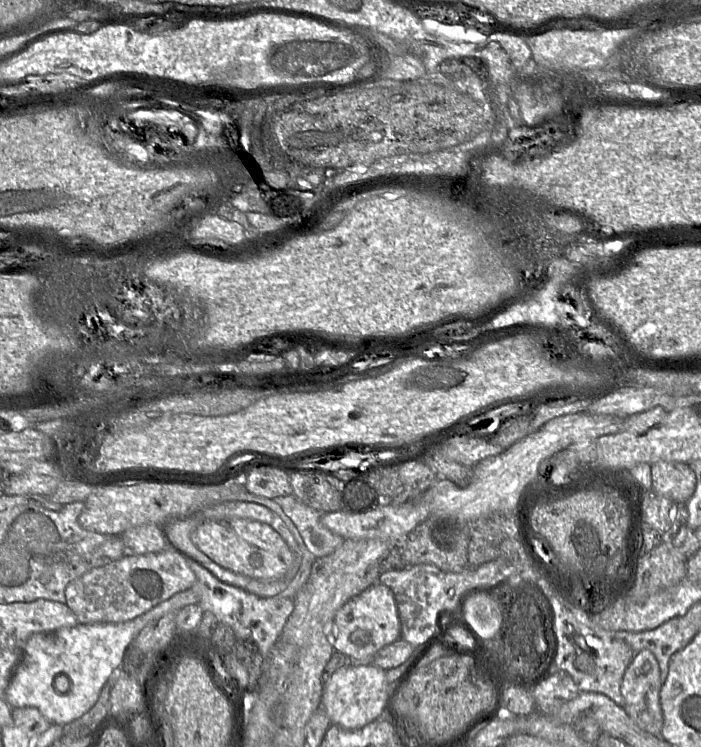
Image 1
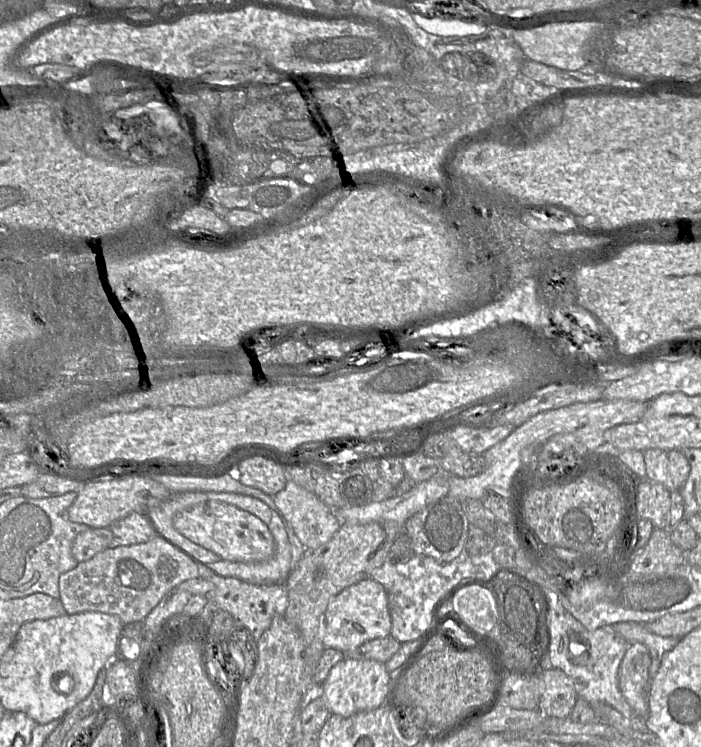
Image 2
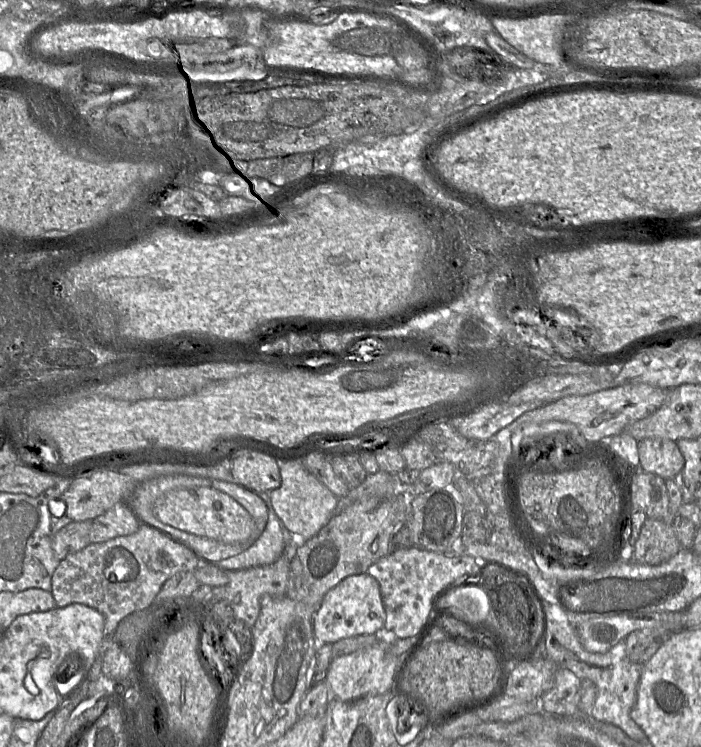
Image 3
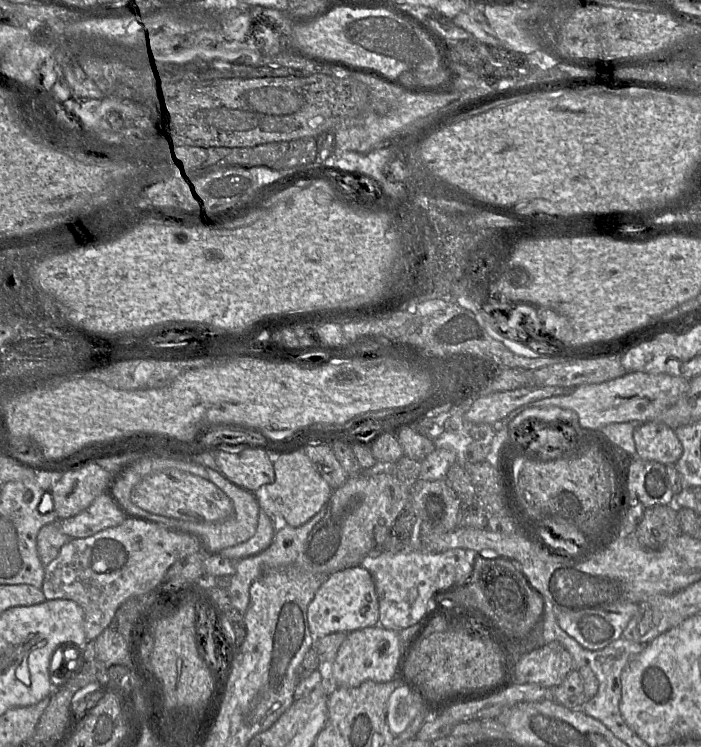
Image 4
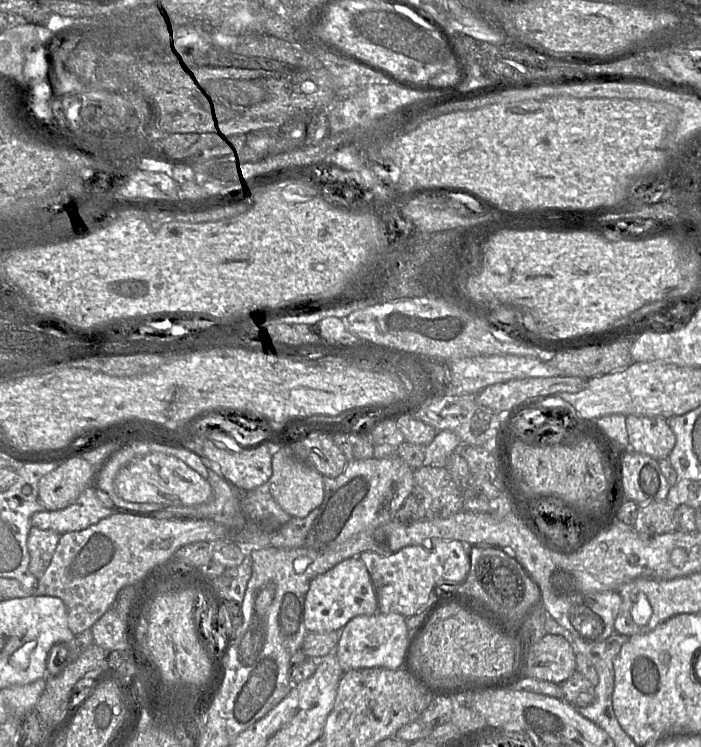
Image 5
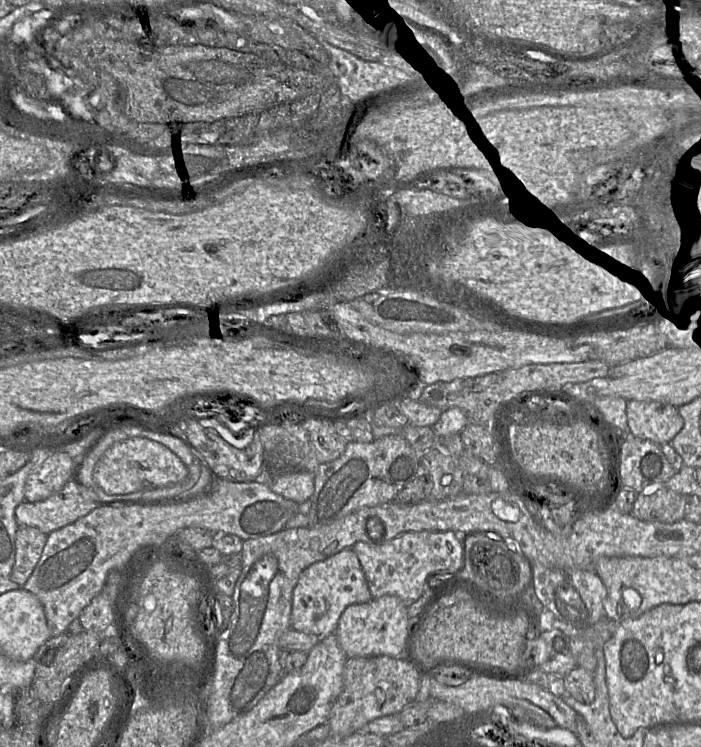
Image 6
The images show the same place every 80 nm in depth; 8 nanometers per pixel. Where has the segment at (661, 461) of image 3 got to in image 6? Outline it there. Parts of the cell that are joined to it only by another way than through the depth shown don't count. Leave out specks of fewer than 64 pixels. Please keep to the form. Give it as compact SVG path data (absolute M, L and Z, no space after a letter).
M627 400L626 415L635 438L661 446L670 444L683 427L678 408L666 403Z

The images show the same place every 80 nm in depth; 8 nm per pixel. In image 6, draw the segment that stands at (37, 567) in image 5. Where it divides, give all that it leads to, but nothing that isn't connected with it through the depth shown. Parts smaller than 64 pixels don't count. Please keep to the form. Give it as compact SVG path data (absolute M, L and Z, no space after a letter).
M19 527L16 535L15 563L10 575L11 581L23 587L42 555L47 538L48 535L37 528Z

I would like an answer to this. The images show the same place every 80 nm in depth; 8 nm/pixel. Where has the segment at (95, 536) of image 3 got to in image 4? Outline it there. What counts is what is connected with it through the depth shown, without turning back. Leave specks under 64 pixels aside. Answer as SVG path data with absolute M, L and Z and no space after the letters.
M104 493L96 497L90 506L79 514L50 524L56 524L64 534L71 538L87 538L104 529L120 525L126 517L129 516L126 515L113 497Z

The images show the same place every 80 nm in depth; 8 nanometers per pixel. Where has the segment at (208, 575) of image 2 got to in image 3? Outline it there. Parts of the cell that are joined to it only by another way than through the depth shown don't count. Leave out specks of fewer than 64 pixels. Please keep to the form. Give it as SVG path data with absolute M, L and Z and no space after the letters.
M293 534L291 546L286 545L284 553L272 564L252 567L248 569L226 571L228 584L226 585L226 599L229 602L235 617L243 620L249 627L253 627L260 613L260 599L268 594L274 597L286 595L290 562L298 547L306 540L298 534Z

